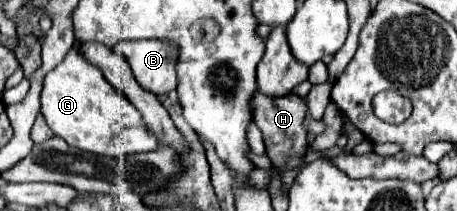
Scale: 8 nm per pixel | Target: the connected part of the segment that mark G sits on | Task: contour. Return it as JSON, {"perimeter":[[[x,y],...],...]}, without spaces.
{"perimeter":[[[70,49],[64,61],[44,77],[40,103],[40,113],[48,127],[74,149],[108,157],[124,157],[158,149],[158,141],[142,123],[138,109],[118,93],[102,77],[102,71],[96,65],[90,65],[78,49]]]}

